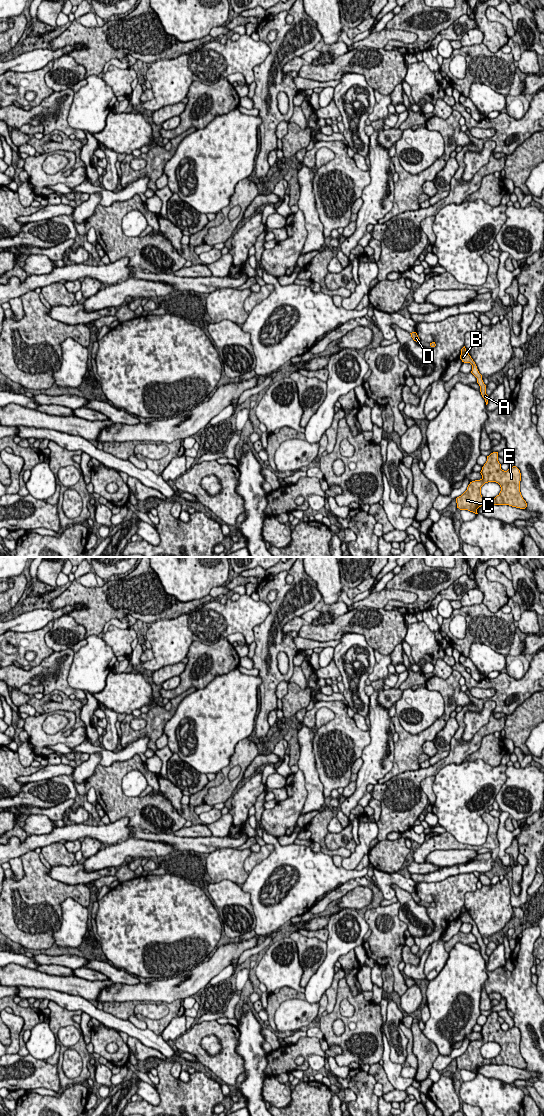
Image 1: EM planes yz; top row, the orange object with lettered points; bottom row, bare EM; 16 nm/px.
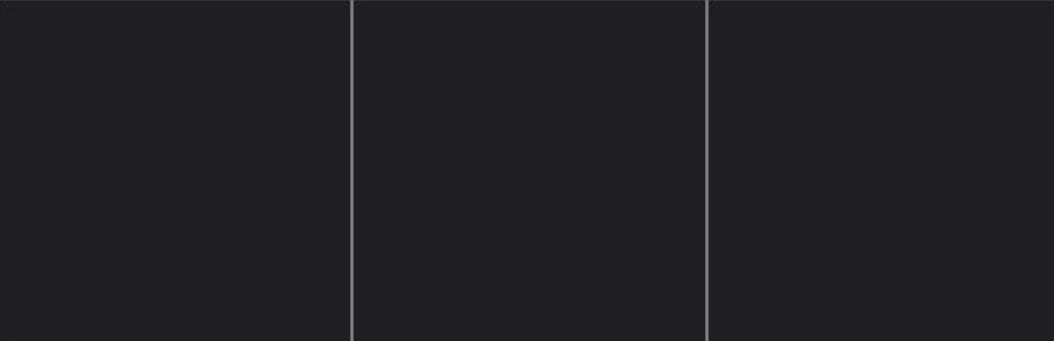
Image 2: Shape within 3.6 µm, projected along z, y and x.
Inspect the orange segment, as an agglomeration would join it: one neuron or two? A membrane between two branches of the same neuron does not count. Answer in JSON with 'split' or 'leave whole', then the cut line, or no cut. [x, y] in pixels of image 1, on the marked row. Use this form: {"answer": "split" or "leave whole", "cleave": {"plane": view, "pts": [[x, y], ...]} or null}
{"answer": "split", "cleave": {"plane": "yz", "pts": [[465, 350], [461, 353]]}}

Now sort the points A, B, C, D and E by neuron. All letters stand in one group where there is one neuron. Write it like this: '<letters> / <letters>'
A B C E / D

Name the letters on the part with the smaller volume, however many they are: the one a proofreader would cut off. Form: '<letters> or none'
D

